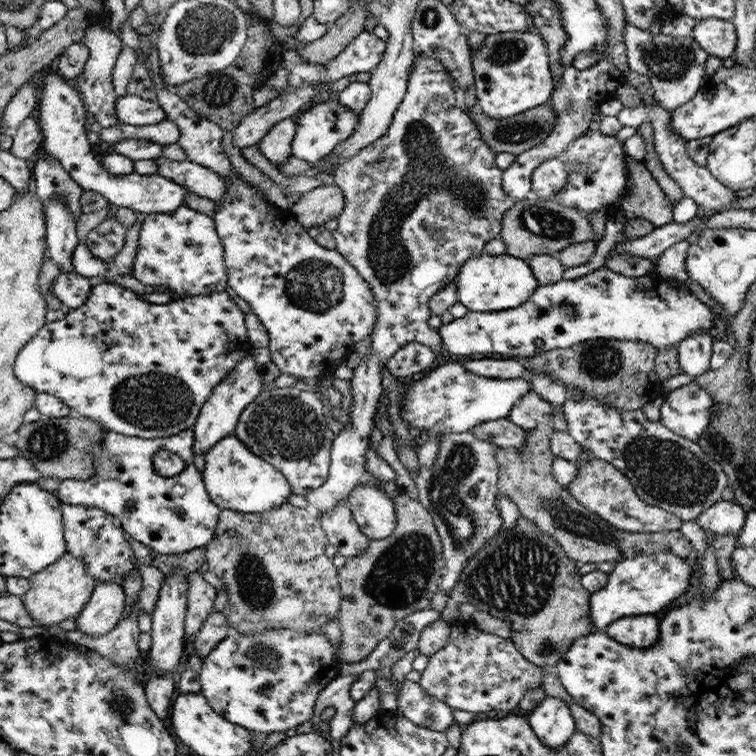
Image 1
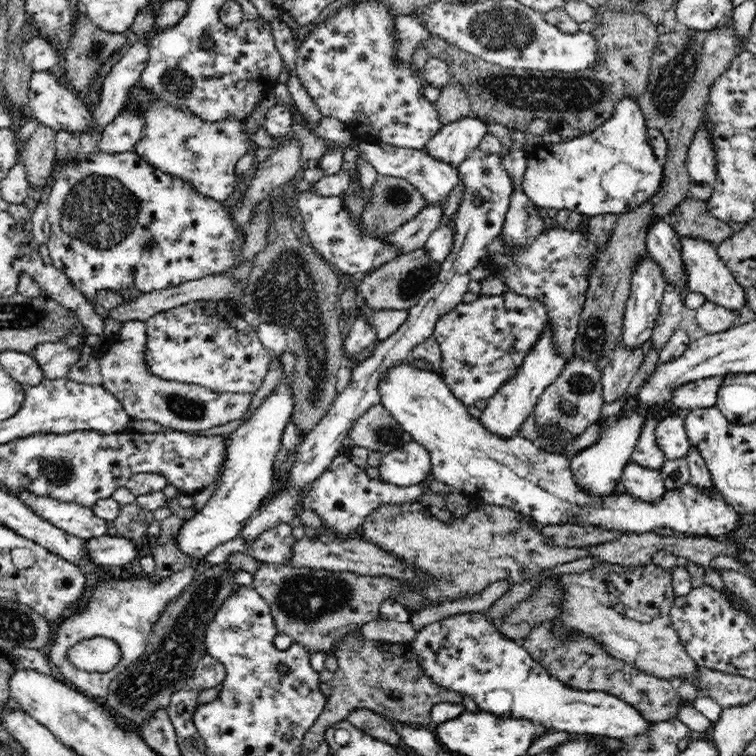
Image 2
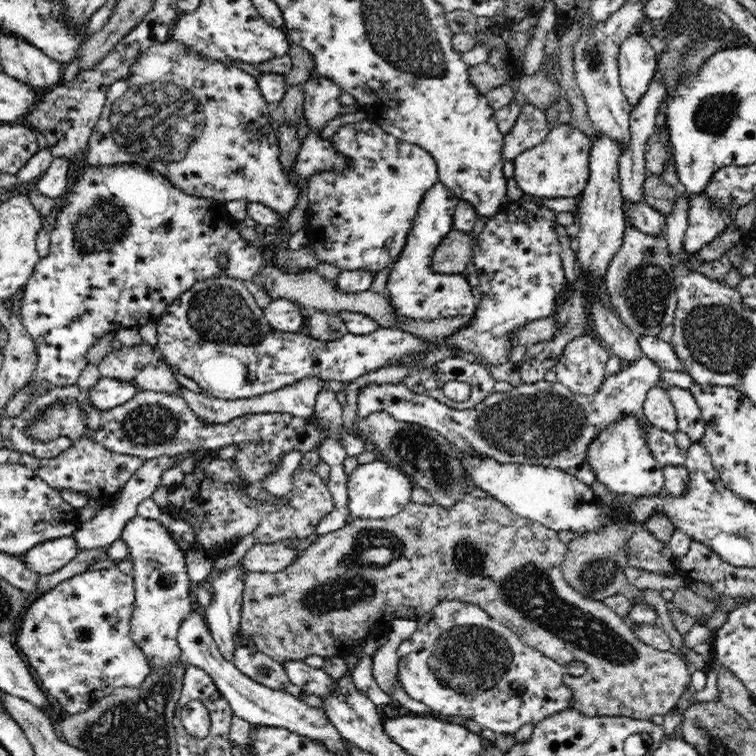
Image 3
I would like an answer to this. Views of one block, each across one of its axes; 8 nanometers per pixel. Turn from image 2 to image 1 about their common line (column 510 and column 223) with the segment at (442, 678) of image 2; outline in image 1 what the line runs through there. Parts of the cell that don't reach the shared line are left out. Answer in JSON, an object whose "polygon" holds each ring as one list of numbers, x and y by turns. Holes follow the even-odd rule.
{"polygon":[[270,629,264,633,240,635,231,631,203,660,197,680,201,693,218,714,250,731,270,735,273,732,294,733,299,724,315,714,318,693,339,676,340,662,334,658,333,647,322,632,310,635,292,629]]}

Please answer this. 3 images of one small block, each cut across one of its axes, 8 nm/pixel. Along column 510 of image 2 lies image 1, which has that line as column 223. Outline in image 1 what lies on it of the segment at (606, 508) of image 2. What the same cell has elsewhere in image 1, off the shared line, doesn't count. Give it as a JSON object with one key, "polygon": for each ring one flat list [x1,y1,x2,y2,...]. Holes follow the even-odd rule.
{"polygon":[[236,434,221,439,208,453,204,454,206,490,219,507,236,510,244,514,268,513,282,506,293,493,289,479,273,463,268,463,254,453]]}

